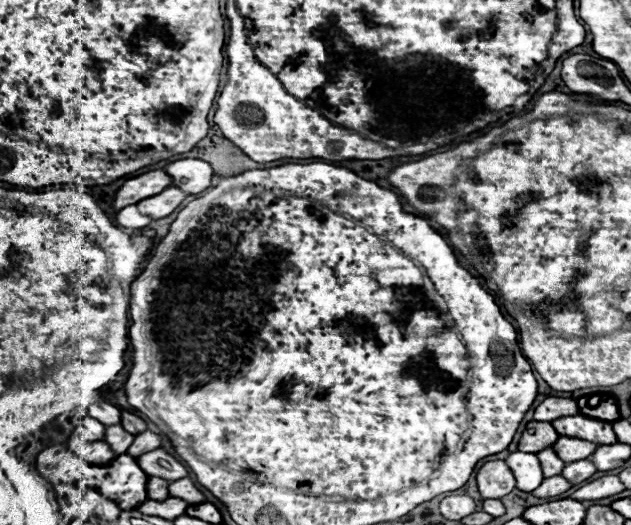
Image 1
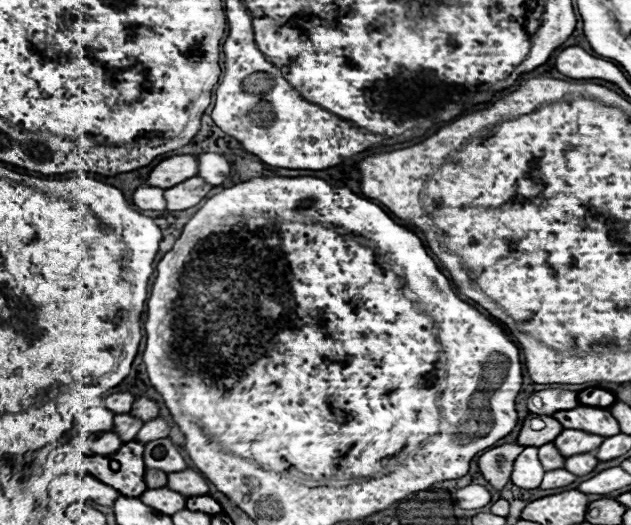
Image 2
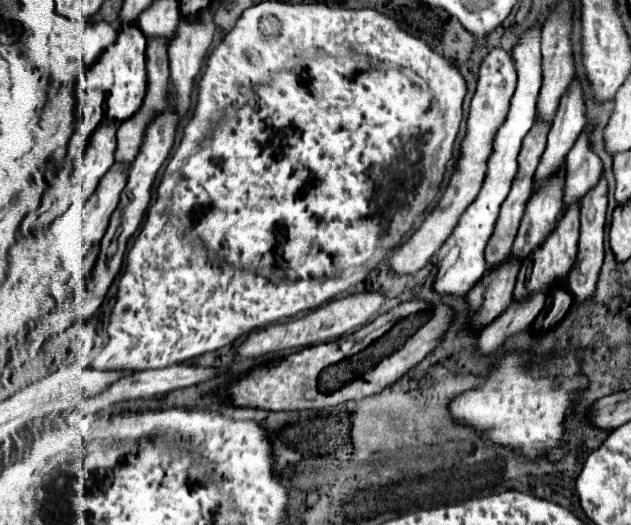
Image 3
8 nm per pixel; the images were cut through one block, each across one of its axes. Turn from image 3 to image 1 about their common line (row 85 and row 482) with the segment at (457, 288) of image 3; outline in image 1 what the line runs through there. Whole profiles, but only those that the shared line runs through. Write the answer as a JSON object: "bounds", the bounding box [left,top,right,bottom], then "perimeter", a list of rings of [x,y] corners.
{"bounds":[506,452,544,492],"perimeter":[[[514,452],[506,458],[506,464],[510,466],[510,470],[516,476],[516,488],[524,488],[524,490],[532,492],[536,488],[536,484],[540,484],[540,480],[544,480],[540,462],[538,462],[536,454],[532,454],[532,452]]]}

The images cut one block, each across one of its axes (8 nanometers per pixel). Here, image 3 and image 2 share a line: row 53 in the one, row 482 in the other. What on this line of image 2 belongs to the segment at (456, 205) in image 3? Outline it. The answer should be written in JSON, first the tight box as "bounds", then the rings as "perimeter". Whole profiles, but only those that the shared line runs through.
{"bounds":[478,442,524,490],"perimeter":[[[512,442],[512,444],[502,444],[496,448],[486,450],[480,458],[478,458],[478,466],[482,476],[496,488],[502,490],[504,484],[510,480],[510,472],[512,472],[512,464],[516,460],[516,456],[524,450],[522,444]]]}

